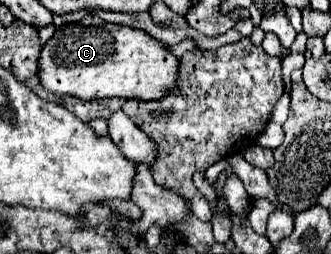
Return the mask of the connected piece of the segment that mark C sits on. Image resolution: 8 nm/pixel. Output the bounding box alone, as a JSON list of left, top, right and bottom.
[40,16,180,100]

